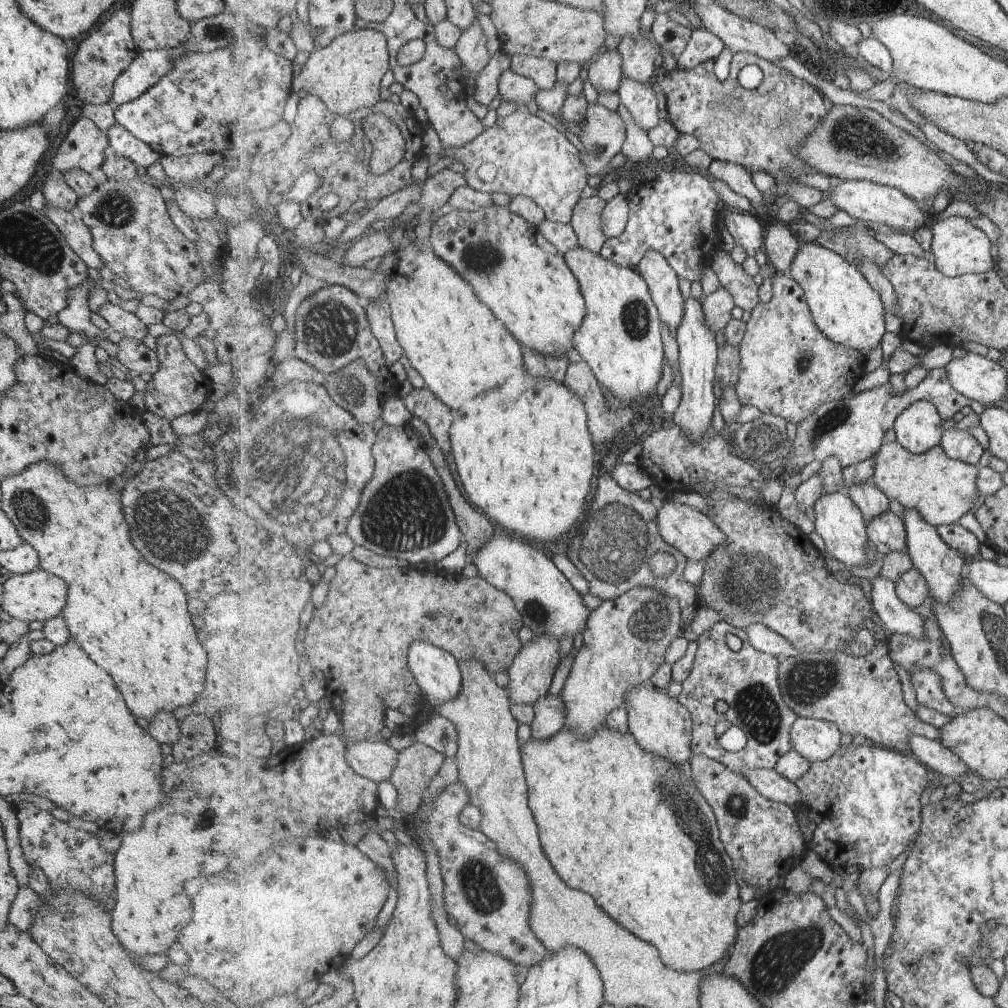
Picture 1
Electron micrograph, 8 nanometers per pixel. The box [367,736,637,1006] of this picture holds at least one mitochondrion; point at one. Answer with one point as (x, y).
(481, 890)

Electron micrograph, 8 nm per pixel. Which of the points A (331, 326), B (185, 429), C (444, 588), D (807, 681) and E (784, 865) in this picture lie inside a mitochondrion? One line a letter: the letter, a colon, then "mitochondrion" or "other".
A: mitochondrion
B: other
C: other
D: mitochondrion
E: other

